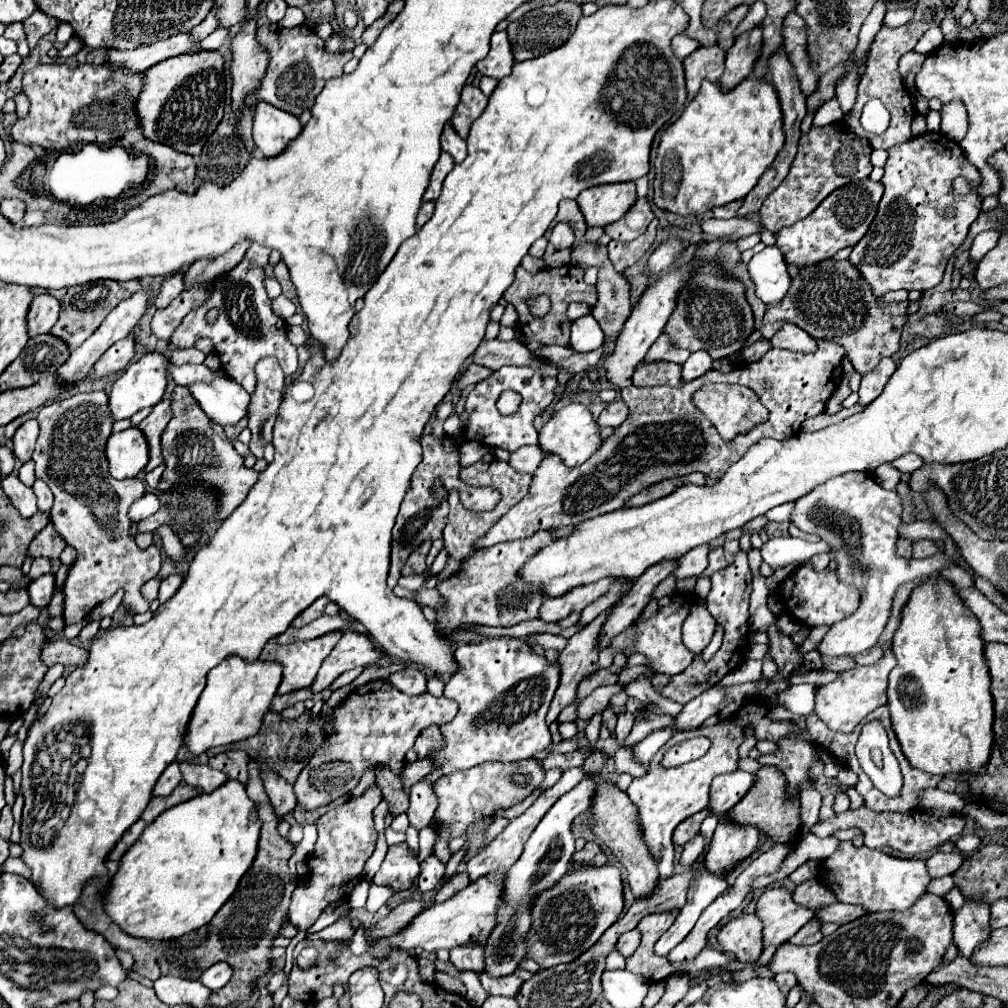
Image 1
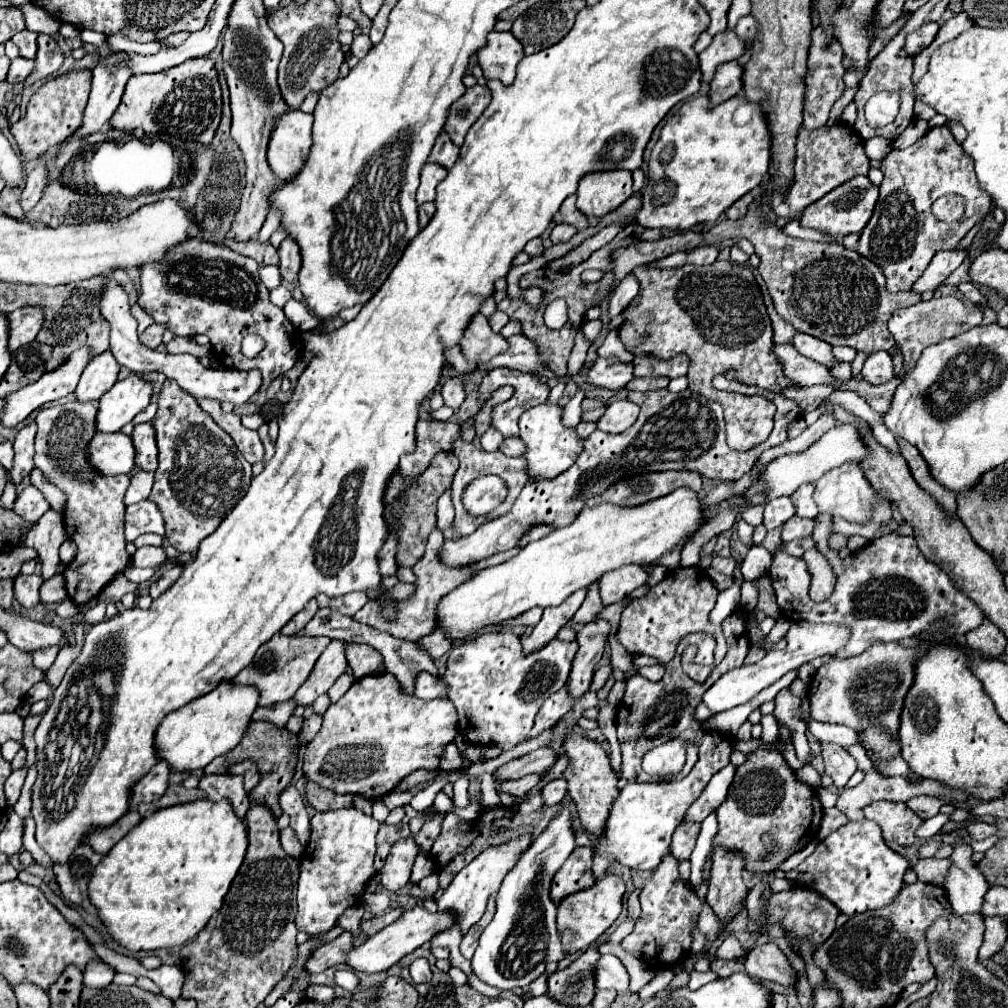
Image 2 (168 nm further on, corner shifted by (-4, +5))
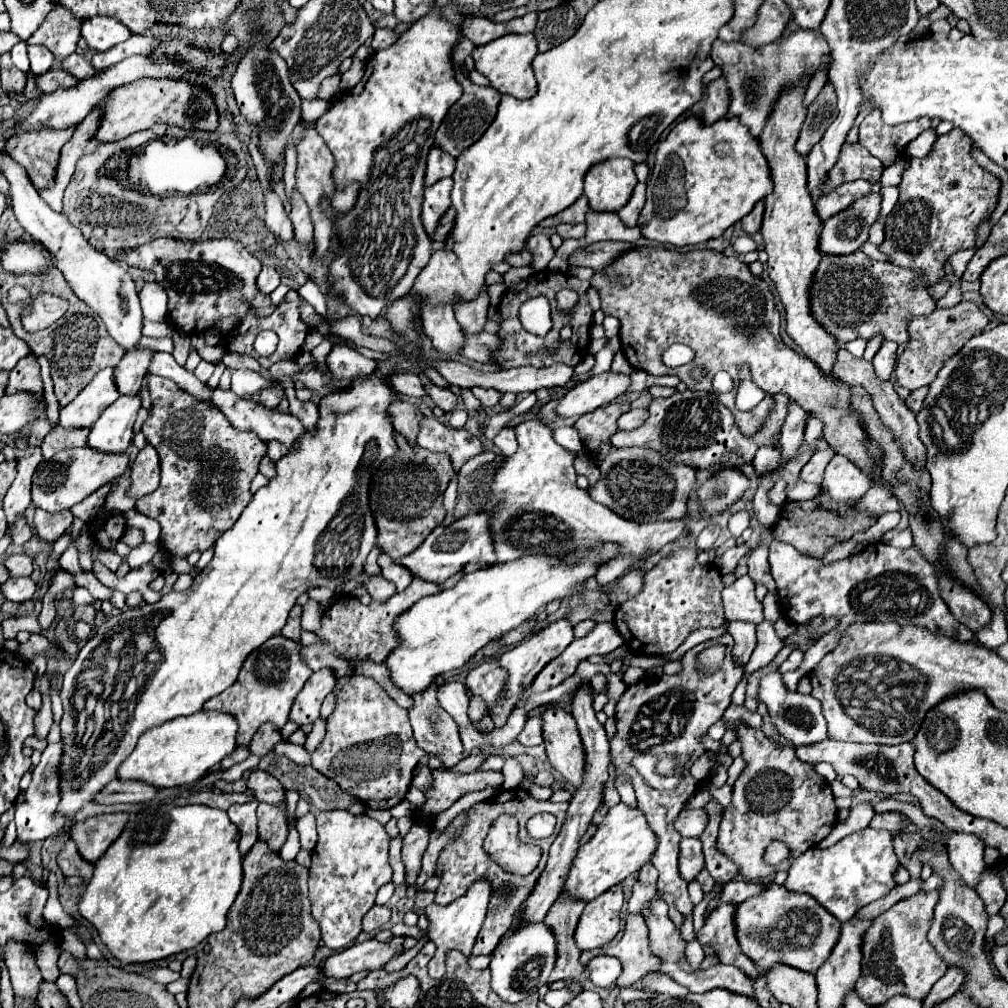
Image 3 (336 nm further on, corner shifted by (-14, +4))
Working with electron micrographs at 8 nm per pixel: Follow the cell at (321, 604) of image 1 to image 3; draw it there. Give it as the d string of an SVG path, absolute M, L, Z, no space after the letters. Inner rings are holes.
M296 604L292 610L290 610L290 618L288 618L288 622L286 622L286 626L282 628L282 634L286 636L286 638L290 638L290 640L300 640L300 630L302 630L302 626L300 626L300 616L302 616L302 606L300 604Z

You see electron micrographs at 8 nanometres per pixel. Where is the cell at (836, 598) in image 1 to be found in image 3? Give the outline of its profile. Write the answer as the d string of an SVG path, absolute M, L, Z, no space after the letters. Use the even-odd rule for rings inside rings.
M772 540L770 568L786 618L790 618L794 624L808 624L816 616L838 620L836 628L826 632L814 648L804 652L806 658L796 672L782 674L784 686L790 692L796 692L798 686L794 682L806 676L826 652L830 654L830 650L838 646L838 638L842 638L846 626L852 626L854 622L898 622L900 626L922 626L932 634L950 636L960 642L974 640L974 634L962 626L950 614L950 610L946 610L946 602L938 592L938 572L930 562L926 562L916 546L902 550L880 542L864 548L858 556L850 556L826 566L816 558L800 554L792 544Z

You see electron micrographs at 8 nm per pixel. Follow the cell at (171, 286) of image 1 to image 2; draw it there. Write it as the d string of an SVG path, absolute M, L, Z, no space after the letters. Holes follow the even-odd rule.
M186 239L172 247L162 261L142 265L138 305L154 317L155 323L166 325L174 335L208 335L224 367L242 371L258 367L264 373L260 391L270 385L272 377L282 377L292 369L300 351L300 331L290 331L282 309L270 303L268 289L258 279L256 261L204 239ZM250 333L266 339L266 347L258 359L248 359L240 353L242 339Z

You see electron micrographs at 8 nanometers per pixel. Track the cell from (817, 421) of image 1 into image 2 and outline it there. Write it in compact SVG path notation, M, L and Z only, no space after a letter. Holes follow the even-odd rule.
M894 377L894 379L890 379L888 383L882 383L882 385L868 385L864 379L860 379L860 381L850 379L848 383L842 385L842 389L856 391L860 397L864 397L870 403L870 407L874 411L884 415L890 407L890 401L892 401L894 391L896 391L898 385L900 385L900 377Z

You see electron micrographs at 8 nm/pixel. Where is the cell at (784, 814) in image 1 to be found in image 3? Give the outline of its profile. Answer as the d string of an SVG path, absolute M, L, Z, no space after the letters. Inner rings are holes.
M742 726L738 730L738 740L742 742L742 750L744 750L742 758L744 758L746 766L744 766L740 778L736 780L736 784L732 788L730 806L722 814L720 834L718 834L718 850L722 850L722 854L726 854L738 866L740 876L744 876L748 880L760 880L762 882L766 878L770 880L776 872L788 872L790 870L790 860L784 860L782 864L778 864L774 868L770 868L762 862L762 854L772 840L784 840L790 846L790 856L798 858L806 850L818 846L818 842L830 834L830 830L836 824L838 808L834 804L834 796L830 792L828 782L820 774L816 774L810 764L800 762L790 744L776 748L768 742L768 738L764 736L762 730L756 730L750 726Z

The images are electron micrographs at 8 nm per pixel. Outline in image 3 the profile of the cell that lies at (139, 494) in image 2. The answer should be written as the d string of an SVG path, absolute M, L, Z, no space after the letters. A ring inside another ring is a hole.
M120 476L118 480L120 480L118 488L114 488L114 494L108 498L108 504L106 504L106 506L102 506L100 510L106 510L106 508L116 508L116 510L120 510L120 512L122 512L122 510L124 510L124 512L128 512L128 510L136 508L136 498L130 498L130 496L126 494L130 487L129 477Z

